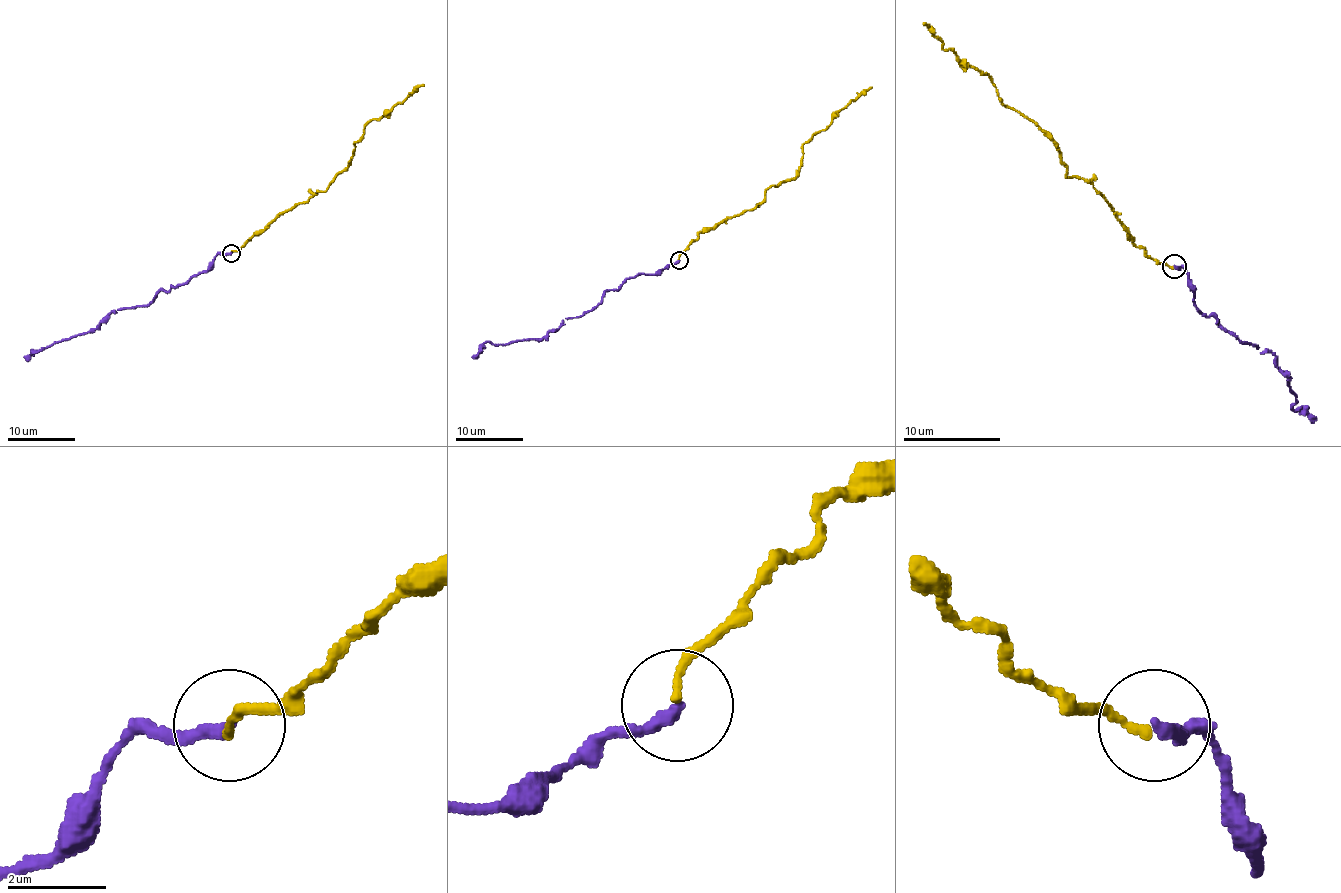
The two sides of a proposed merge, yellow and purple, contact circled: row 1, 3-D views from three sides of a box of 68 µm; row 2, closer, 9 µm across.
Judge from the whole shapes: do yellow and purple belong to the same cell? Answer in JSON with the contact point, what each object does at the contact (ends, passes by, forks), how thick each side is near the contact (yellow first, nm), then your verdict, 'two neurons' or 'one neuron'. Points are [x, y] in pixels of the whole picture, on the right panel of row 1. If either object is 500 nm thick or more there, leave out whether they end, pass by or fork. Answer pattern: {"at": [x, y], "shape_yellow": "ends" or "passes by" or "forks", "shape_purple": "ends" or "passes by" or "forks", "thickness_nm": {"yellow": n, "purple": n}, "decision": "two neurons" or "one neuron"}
{"at": [1174, 266], "shape_yellow": "ends", "shape_purple": "ends", "thickness_nm": {"yellow": 180, "purple": 260}, "decision": "one neuron"}

